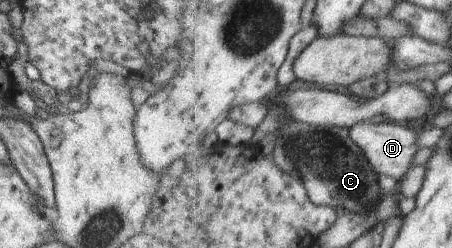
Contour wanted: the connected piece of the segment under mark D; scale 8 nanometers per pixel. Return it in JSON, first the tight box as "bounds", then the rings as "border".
{"bounds":[352,121,421,182],"border":[[[370,121],[358,123],[352,128],[352,140],[362,148],[363,153],[367,156],[368,162],[371,162],[372,168],[379,174],[385,174],[402,182],[403,178],[412,168],[417,152],[421,148],[418,146],[418,127],[394,122],[383,122],[372,124]]]}

